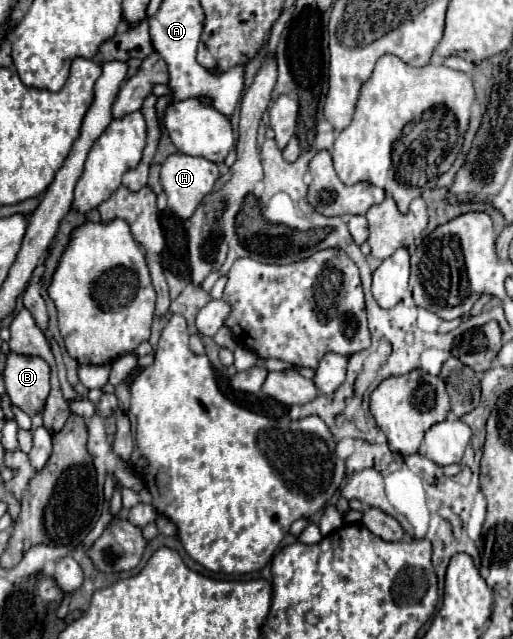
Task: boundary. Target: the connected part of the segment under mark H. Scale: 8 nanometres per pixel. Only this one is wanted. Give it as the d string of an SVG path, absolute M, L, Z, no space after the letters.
M180 152L170 154L160 170L162 186L168 196L168 208L174 214L178 214L180 218L190 218L194 214L194 210L200 206L200 202L204 200L204 196L210 194L210 190L214 188L218 176L220 176L218 166L202 156L188 156L188 154L180 154Z

